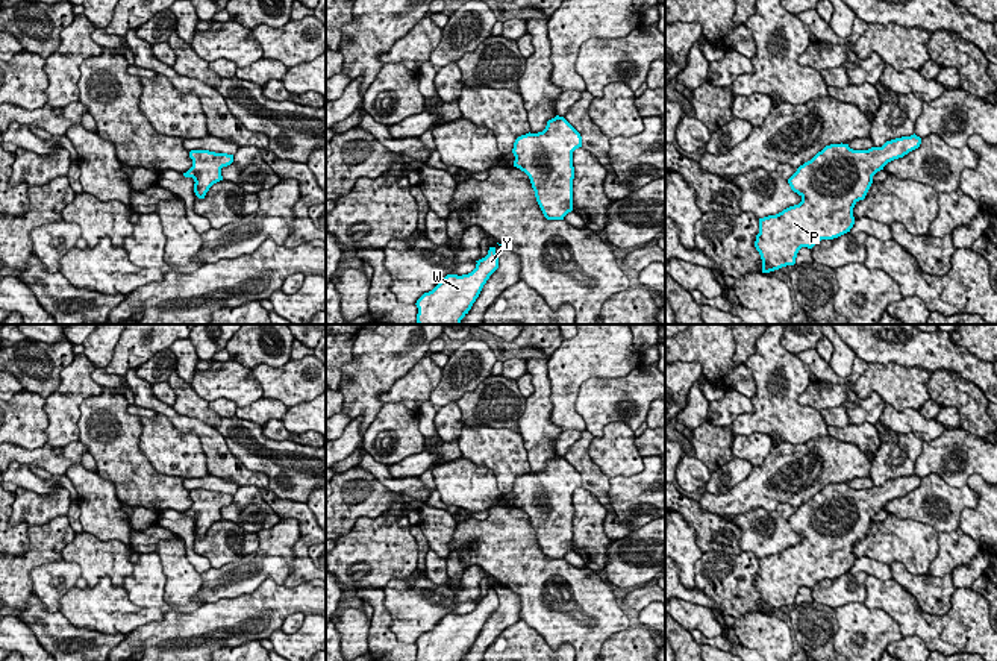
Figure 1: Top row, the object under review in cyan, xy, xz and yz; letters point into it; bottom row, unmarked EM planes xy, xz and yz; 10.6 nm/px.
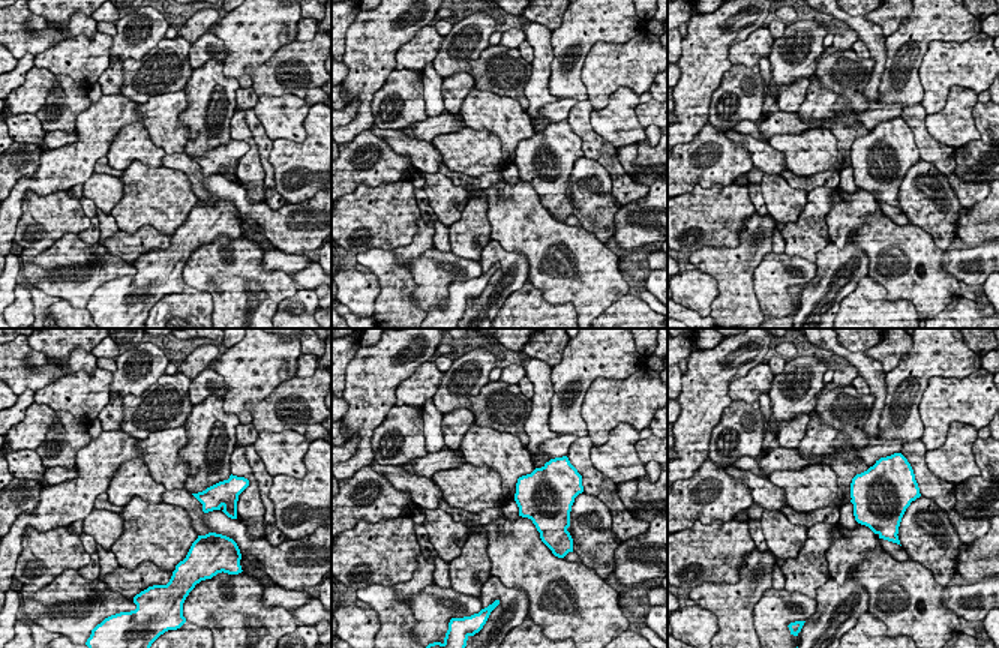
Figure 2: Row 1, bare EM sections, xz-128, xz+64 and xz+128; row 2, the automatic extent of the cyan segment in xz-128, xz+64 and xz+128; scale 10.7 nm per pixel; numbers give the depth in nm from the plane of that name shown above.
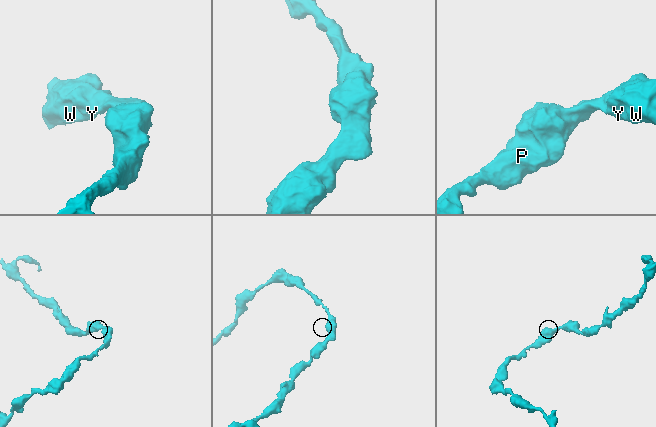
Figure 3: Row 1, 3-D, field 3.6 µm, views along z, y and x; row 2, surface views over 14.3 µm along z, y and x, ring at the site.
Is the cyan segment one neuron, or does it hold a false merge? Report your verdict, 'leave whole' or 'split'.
leave whole

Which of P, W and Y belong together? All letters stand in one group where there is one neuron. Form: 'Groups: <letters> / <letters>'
Groups: P W Y

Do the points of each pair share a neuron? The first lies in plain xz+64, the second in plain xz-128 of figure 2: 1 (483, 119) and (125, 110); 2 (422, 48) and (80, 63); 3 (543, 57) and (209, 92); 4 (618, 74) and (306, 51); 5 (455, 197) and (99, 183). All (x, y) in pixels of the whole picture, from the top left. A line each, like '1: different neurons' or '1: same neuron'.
1: different neurons
2: same neuron
3: same neuron
4: same neuron
5: same neuron

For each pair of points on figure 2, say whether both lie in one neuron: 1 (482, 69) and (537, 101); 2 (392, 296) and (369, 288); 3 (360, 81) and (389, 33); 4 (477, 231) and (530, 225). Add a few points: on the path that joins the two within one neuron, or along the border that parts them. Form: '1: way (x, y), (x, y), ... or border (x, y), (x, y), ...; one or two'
1: border (533, 63), (524, 89), (528, 102), (525, 110); two
2: border (372, 272), (378, 281), (374, 312); two
3: way (368, 69), (369, 53), (377, 45); one
4: border (485, 195), (491, 239); two

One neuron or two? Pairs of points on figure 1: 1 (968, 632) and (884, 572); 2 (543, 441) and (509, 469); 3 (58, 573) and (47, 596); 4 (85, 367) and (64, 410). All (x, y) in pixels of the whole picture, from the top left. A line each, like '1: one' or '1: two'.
1: two
2: two
3: one
4: one

